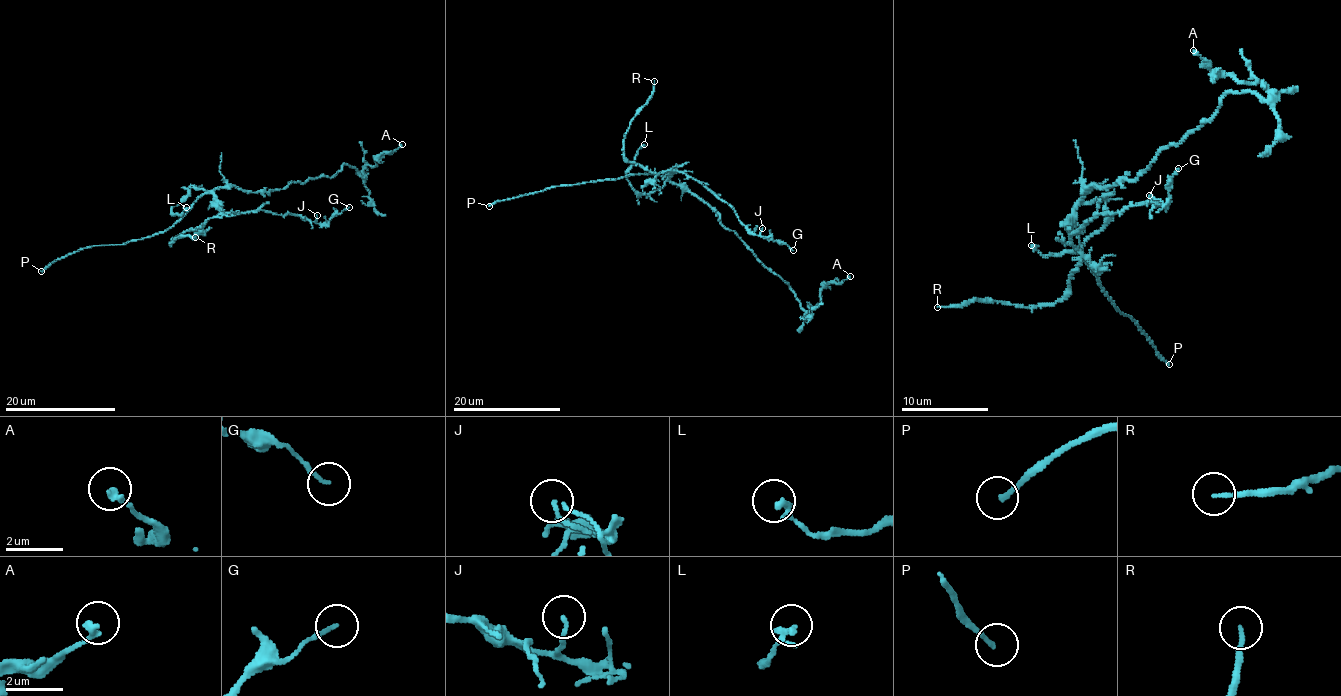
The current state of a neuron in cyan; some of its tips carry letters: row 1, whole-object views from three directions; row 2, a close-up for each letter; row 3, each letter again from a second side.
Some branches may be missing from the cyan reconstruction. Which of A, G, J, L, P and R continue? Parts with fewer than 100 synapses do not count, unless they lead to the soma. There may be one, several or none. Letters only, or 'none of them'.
P

